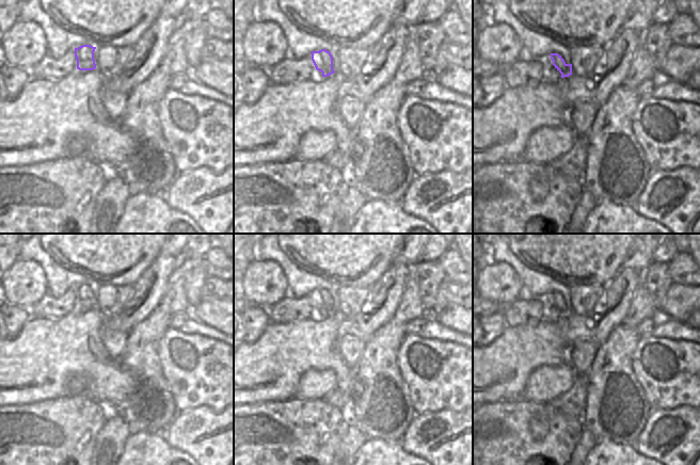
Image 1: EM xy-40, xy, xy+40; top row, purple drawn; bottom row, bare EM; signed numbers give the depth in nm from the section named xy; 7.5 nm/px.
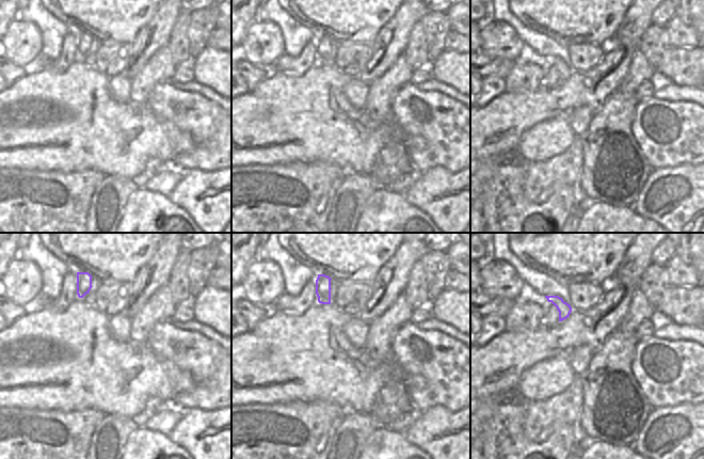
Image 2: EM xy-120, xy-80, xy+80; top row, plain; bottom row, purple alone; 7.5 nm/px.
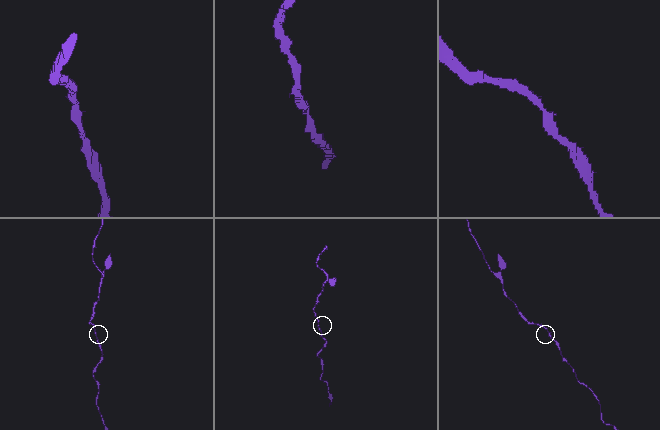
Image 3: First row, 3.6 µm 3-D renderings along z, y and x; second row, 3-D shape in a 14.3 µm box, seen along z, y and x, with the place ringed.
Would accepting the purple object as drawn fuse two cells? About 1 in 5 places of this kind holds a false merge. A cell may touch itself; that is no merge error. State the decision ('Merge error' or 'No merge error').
No merge error

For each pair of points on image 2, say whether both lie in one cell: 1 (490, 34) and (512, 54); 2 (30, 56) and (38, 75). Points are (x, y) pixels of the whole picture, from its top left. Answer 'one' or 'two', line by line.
1: one
2: two

